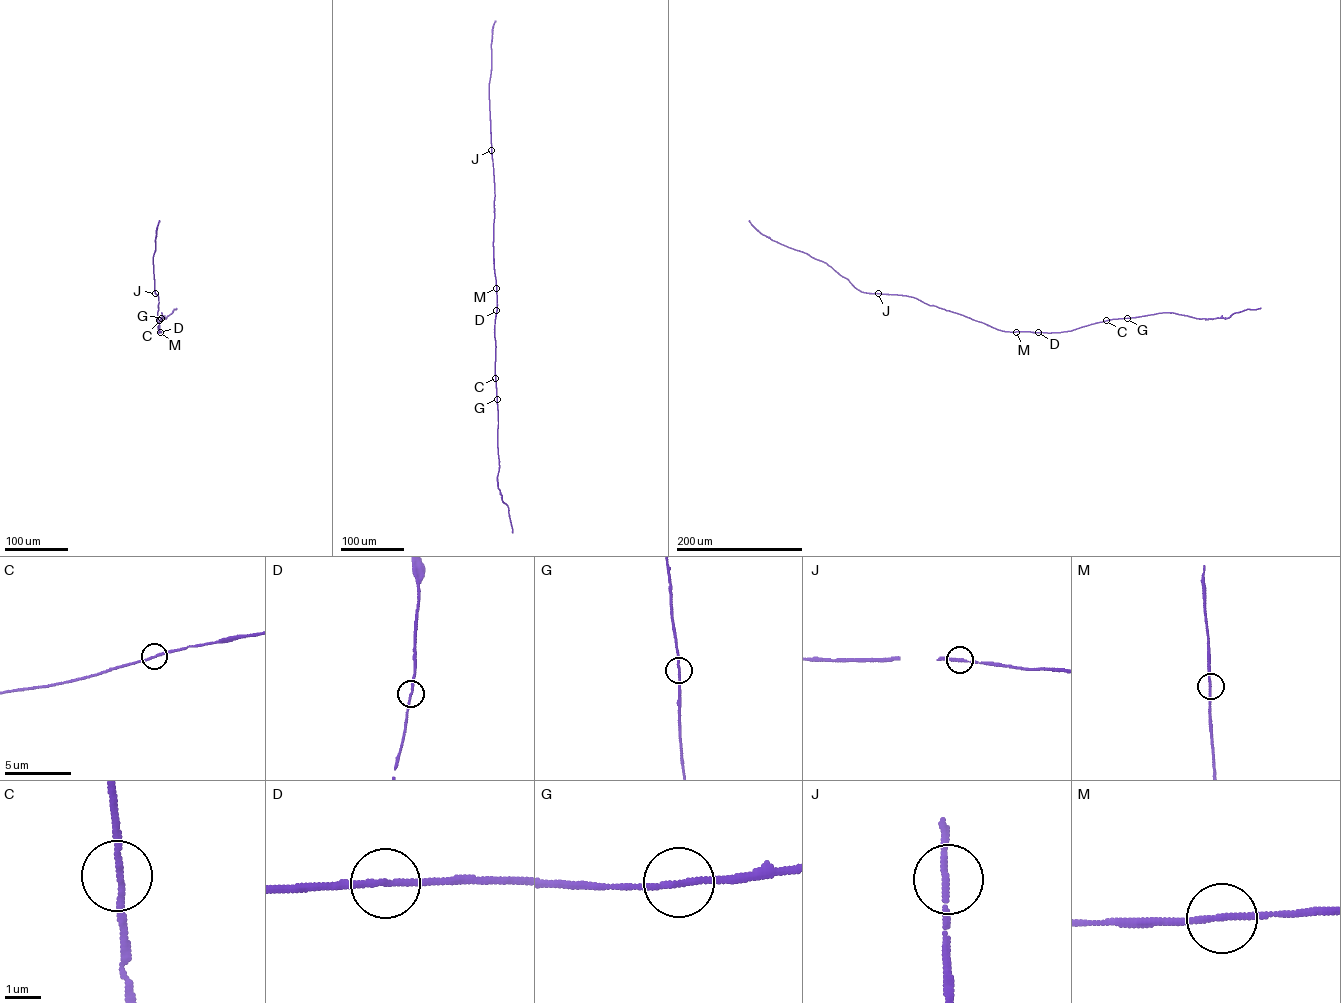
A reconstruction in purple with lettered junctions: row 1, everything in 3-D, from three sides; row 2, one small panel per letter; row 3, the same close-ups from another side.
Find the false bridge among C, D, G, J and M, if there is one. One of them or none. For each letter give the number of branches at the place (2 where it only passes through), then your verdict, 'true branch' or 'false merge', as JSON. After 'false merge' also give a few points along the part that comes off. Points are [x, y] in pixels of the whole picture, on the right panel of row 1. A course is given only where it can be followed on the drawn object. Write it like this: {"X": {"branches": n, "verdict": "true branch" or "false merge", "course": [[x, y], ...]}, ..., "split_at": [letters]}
{"C": {"branches": 2, "verdict": "true branch"}, "D": {"branches": 2, "verdict": "true branch"}, "G": {"branches": 2, "verdict": "true branch"}, "J": {"branches": 2, "verdict": "true branch"}, "M": {"branches": 2, "verdict": "true branch"}, "split_at": []}

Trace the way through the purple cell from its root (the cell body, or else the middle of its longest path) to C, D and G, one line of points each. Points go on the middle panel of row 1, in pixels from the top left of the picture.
C: (494, 266), (495, 378)
D: (494, 266), (496, 311)
G: (494, 266), (497, 399)

